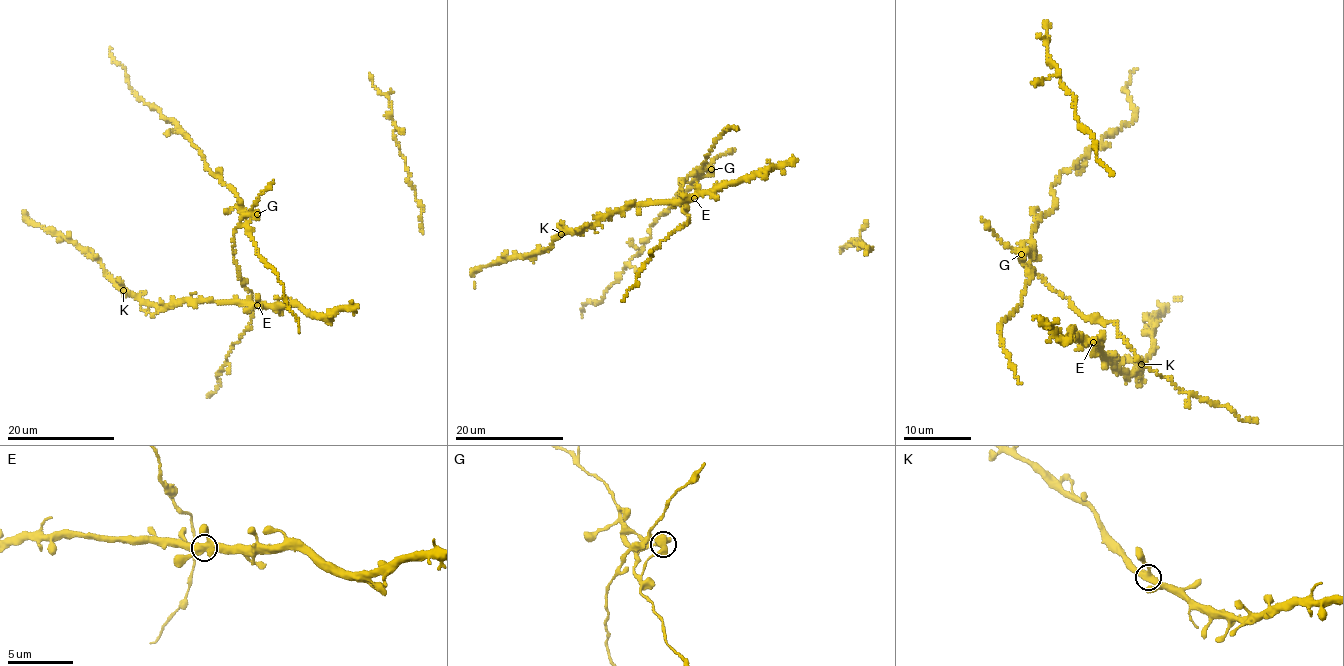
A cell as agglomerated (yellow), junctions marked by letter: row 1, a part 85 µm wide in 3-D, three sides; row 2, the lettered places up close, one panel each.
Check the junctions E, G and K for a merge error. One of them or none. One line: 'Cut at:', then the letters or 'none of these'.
Cut at: G

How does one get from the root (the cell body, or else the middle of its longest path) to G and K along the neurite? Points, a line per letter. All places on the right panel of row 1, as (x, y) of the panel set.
G: (1090, 344), (1098, 340), (1104, 324), (1089, 320), (1033, 269), (1029, 270), (1021, 254)
K: (1090, 344), (1097, 344), (1103, 358), (1122, 371), (1137, 374), (1141, 364)

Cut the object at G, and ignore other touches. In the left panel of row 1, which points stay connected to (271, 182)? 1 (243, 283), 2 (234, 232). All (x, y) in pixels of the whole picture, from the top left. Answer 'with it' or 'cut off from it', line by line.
1: with it
2: with it

